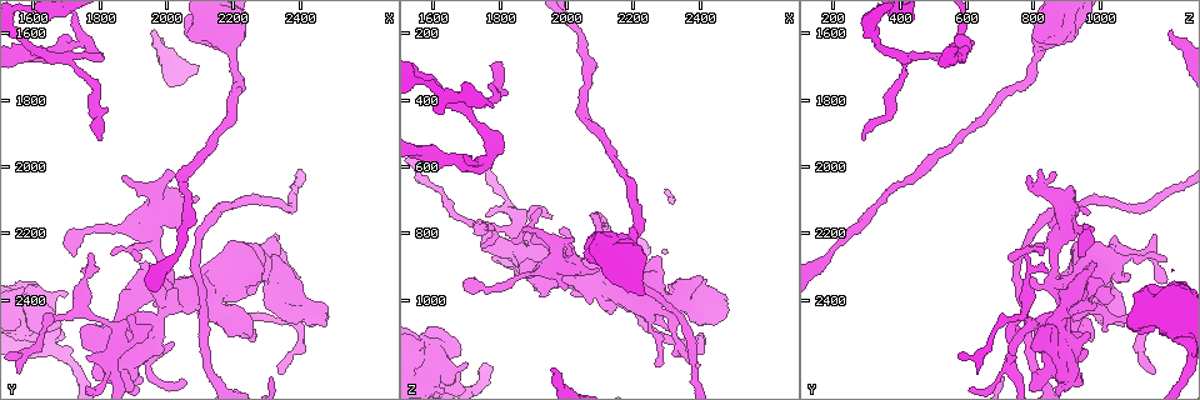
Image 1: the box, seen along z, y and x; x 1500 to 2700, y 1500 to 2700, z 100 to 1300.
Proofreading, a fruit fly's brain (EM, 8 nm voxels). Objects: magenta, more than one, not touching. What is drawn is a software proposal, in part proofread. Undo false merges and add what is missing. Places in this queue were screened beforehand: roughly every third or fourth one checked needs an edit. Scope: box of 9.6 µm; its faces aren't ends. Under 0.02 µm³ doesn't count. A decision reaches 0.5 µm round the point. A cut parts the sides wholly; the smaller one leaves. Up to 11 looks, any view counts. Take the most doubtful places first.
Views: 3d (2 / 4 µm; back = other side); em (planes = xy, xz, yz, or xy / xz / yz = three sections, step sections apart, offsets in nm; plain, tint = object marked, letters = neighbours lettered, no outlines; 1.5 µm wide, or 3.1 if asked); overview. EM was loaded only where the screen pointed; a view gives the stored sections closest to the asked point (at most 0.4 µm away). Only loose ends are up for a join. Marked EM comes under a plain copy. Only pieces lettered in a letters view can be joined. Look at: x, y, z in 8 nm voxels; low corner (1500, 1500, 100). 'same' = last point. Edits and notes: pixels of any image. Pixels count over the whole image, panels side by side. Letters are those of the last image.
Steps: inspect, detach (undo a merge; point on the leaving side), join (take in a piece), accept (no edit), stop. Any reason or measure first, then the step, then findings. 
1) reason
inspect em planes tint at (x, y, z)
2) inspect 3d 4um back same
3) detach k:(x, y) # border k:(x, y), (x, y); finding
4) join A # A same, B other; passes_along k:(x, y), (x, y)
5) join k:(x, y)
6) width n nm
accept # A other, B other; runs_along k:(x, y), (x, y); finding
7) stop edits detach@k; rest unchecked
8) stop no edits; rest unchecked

branch stops here
inspect 3d 4um back at (2340, 2630, 1160)

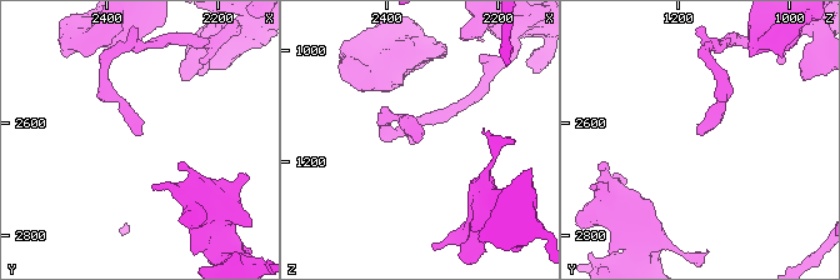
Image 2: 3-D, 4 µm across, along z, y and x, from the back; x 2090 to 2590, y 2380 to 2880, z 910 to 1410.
shape alone is not enough
inspect em planes tint at (2345, 2625, 1160)

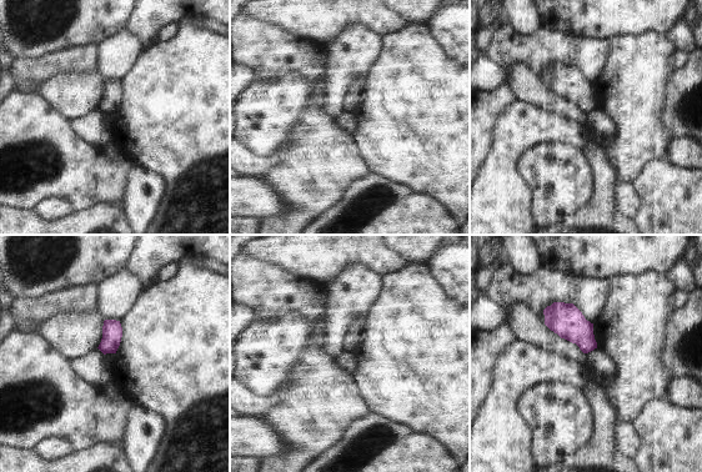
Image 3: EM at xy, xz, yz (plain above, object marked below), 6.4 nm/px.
inspect em planes letters same

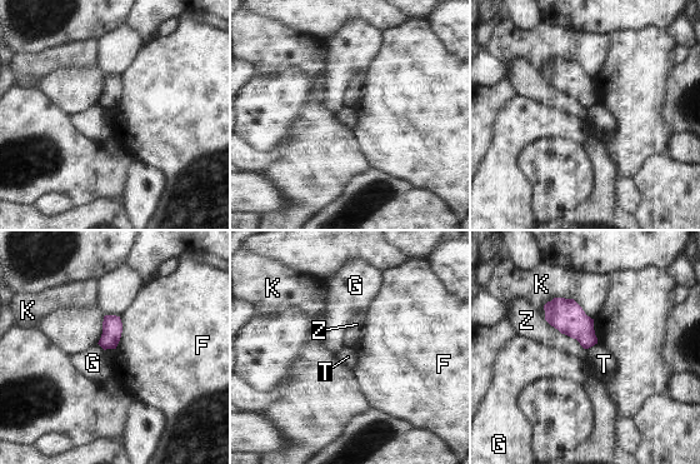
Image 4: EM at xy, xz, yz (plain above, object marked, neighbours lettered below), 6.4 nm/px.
accept # F other, G other, K other, T other, Z other; border 4:(598, 343), (588, 349); no lettered piece goes on from it

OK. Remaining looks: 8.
an open end
inspect em planes letters at (1960, 1590, 1210)

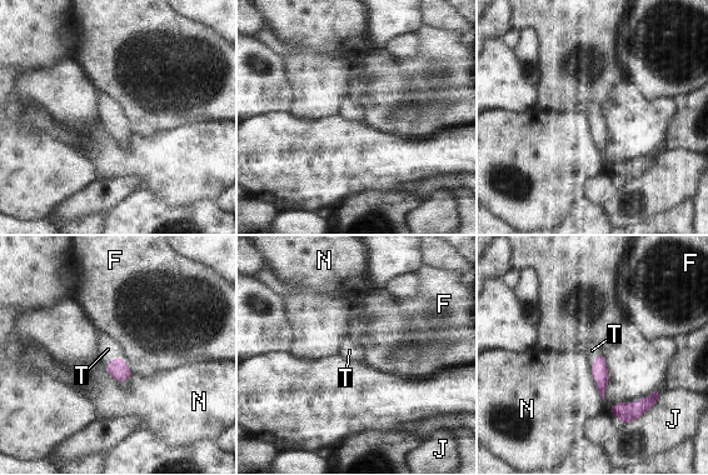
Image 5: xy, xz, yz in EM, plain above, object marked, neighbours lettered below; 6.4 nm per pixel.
join T # F other, J other, N other, T same; passes_along 5:(116, 368), (114, 359), (108, 349); it goes on there

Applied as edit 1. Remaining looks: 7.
thick end
inspect em planes letters at (1780, 2630, 880)

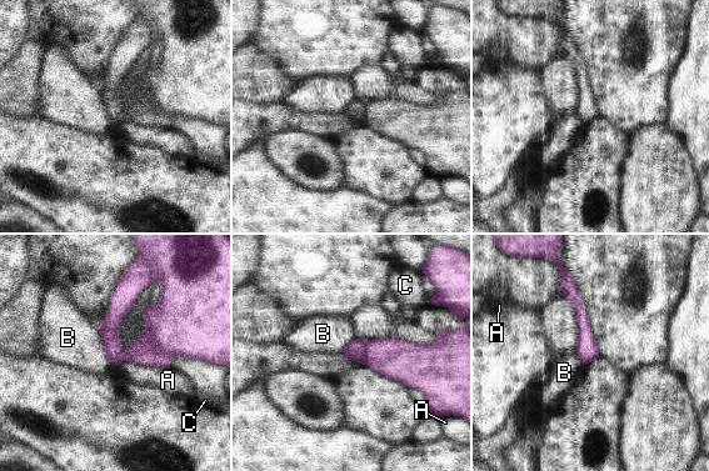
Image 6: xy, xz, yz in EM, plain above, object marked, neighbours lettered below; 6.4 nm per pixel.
accept # A other, B other, C other; runs_along 6:(570, 282), (584, 324), (585, 360); none of them fits

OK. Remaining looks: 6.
inspect overview

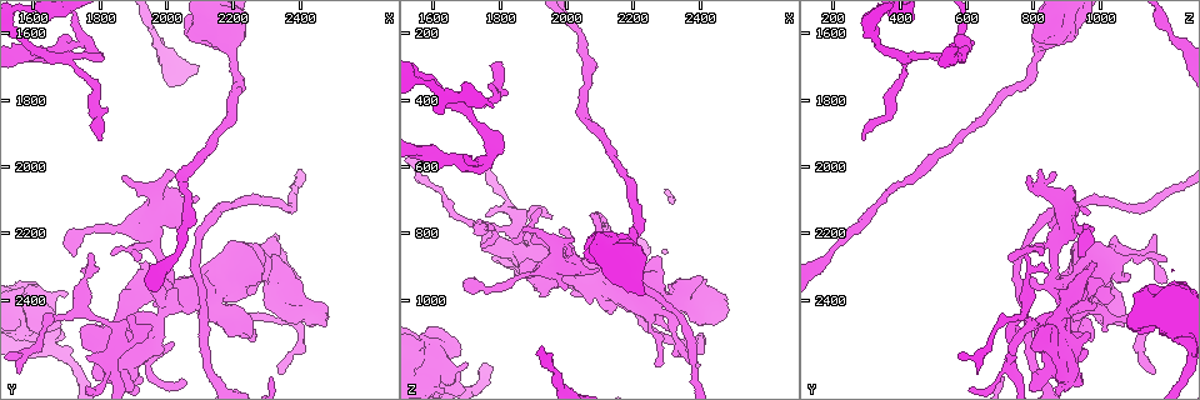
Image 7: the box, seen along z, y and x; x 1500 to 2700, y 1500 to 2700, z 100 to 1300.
thick end
inspect 3d 2um at (2090, 2100, 900)

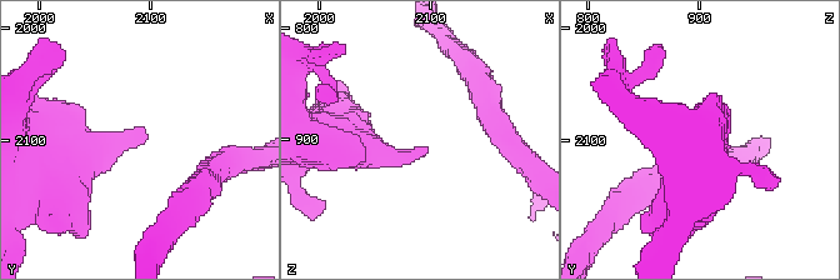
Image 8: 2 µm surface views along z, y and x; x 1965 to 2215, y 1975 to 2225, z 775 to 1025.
inspect em planes tint at (2098, 2098, 908)

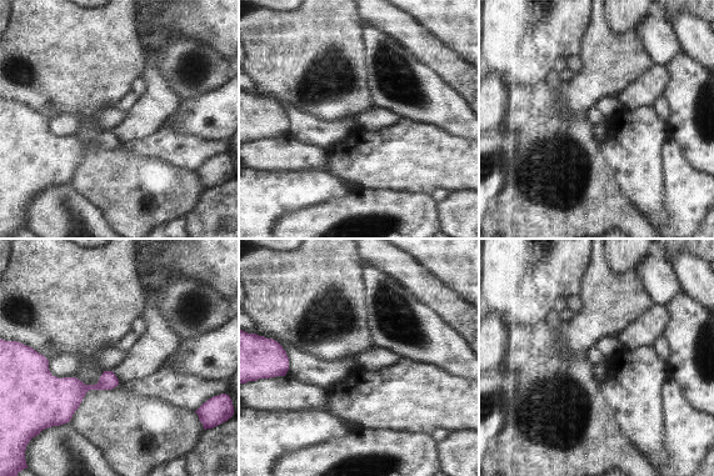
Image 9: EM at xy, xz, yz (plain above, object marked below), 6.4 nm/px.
inspect em planes letters same

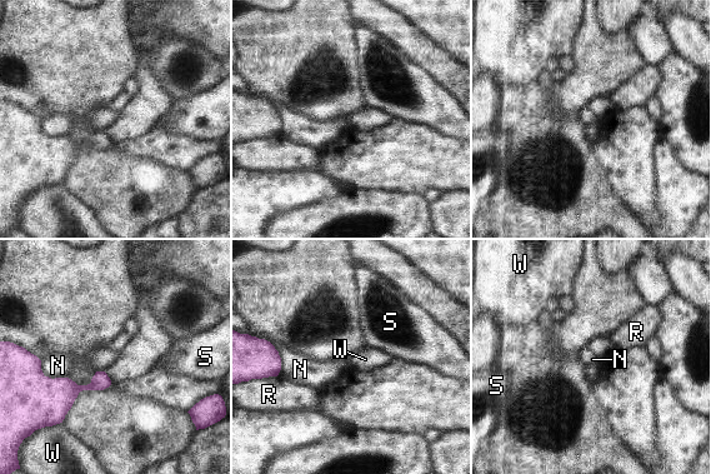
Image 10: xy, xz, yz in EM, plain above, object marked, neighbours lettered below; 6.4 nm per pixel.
accept # N other, R other, S other, W other; border 10:(60, 422), (36, 429); no lettered piece goes on from it

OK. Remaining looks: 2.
thin end
inspect 3d 2um at (1870, 2030, 800)

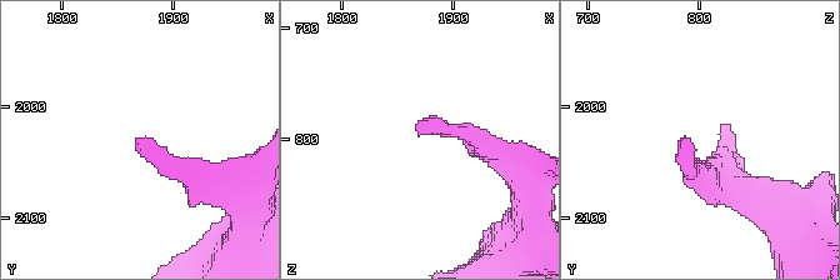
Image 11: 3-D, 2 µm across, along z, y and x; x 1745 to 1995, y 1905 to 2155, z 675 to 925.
now the EM
inspect em planes letters at (1870, 2032, 794)

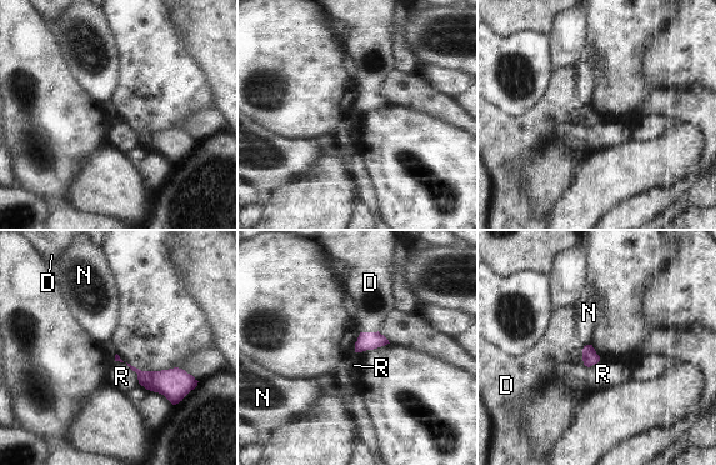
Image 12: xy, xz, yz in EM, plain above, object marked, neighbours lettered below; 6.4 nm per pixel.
longest_contact R 170 nm
accept # D other, N other, R other; border 12:(590, 344), (584, 346); none of them fits

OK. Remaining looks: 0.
stop edits join@5; rest unchecked

